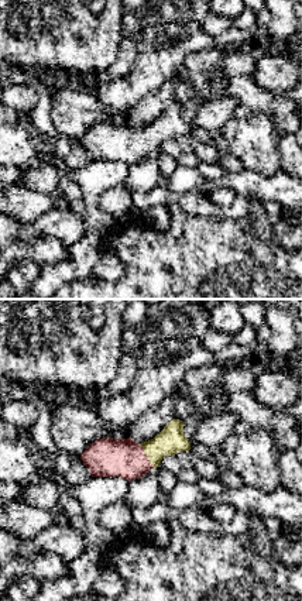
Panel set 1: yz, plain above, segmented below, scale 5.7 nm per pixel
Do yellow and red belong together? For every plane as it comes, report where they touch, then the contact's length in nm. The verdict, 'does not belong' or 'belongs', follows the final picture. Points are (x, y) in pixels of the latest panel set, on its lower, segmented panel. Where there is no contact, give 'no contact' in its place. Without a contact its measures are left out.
meets yellow at (147, 456); contact 170 nm long

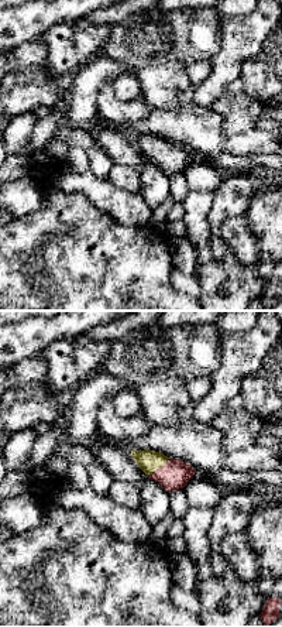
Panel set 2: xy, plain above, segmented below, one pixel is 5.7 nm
meets yellow at (158, 466); contact 170 nm long

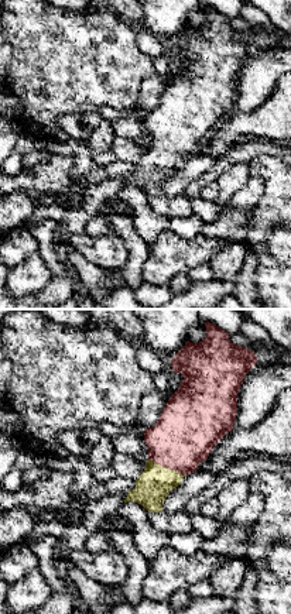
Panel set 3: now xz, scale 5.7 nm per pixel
meets yellow at (165, 467); contact 220 nm long

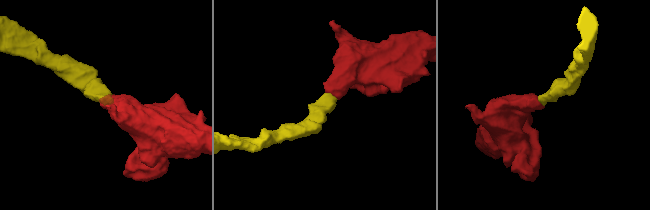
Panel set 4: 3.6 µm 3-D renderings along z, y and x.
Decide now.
belongs

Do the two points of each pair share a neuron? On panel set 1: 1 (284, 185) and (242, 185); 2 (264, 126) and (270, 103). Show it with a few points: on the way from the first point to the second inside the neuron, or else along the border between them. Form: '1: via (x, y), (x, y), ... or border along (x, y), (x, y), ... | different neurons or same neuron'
1: via (274, 185), (251, 185) | same neuron
2: border along (253, 110), (271, 113), (278, 120) | different neurons

